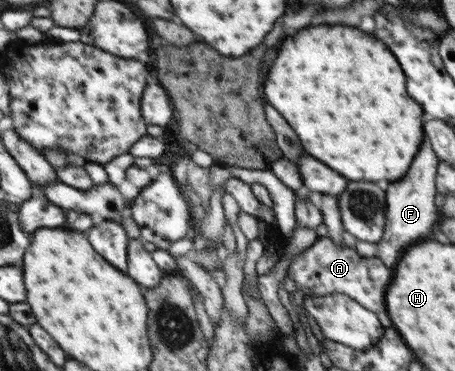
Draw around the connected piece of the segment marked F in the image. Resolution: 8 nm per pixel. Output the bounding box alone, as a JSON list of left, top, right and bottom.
[376,138,439,268]

